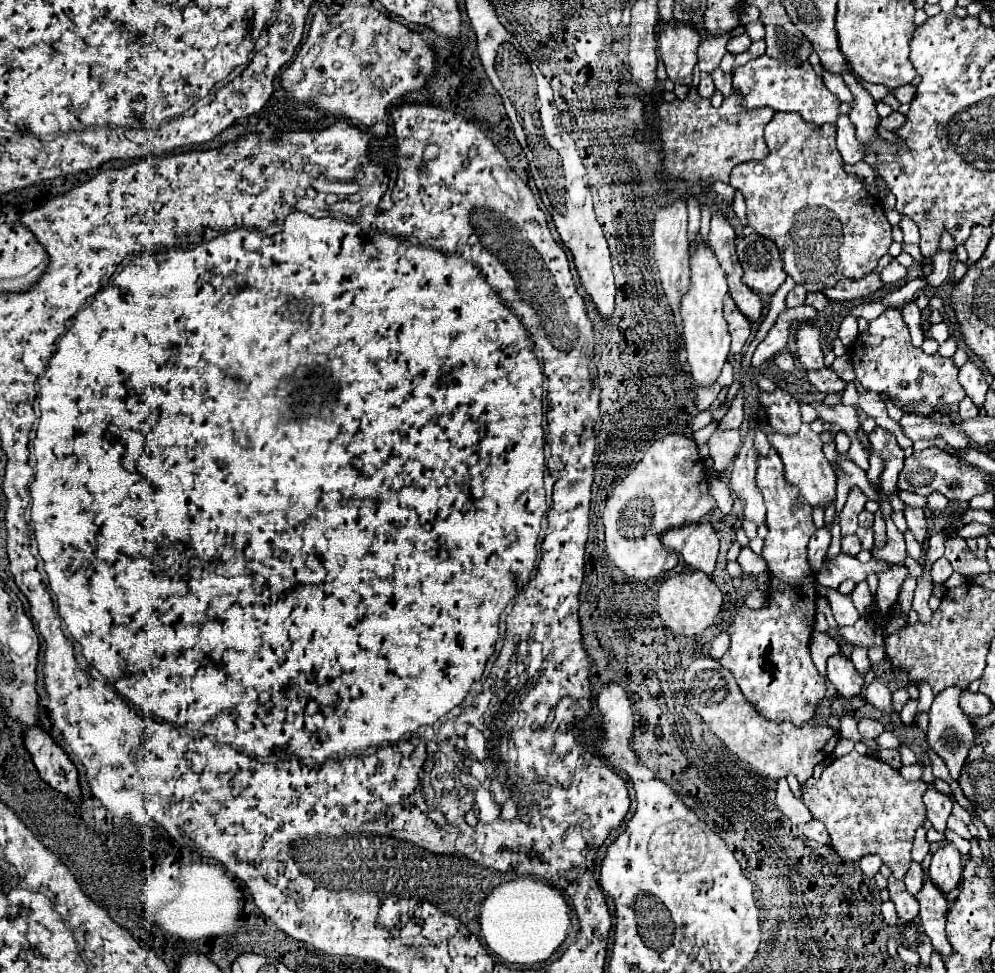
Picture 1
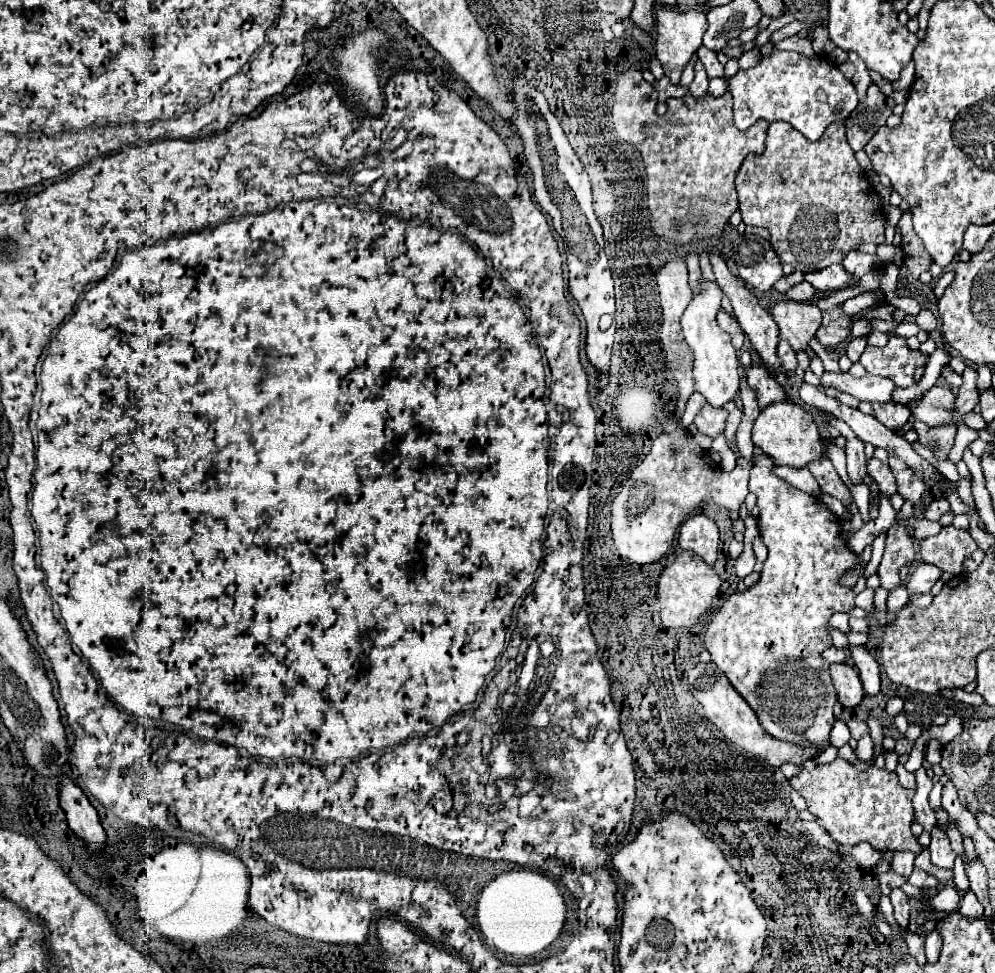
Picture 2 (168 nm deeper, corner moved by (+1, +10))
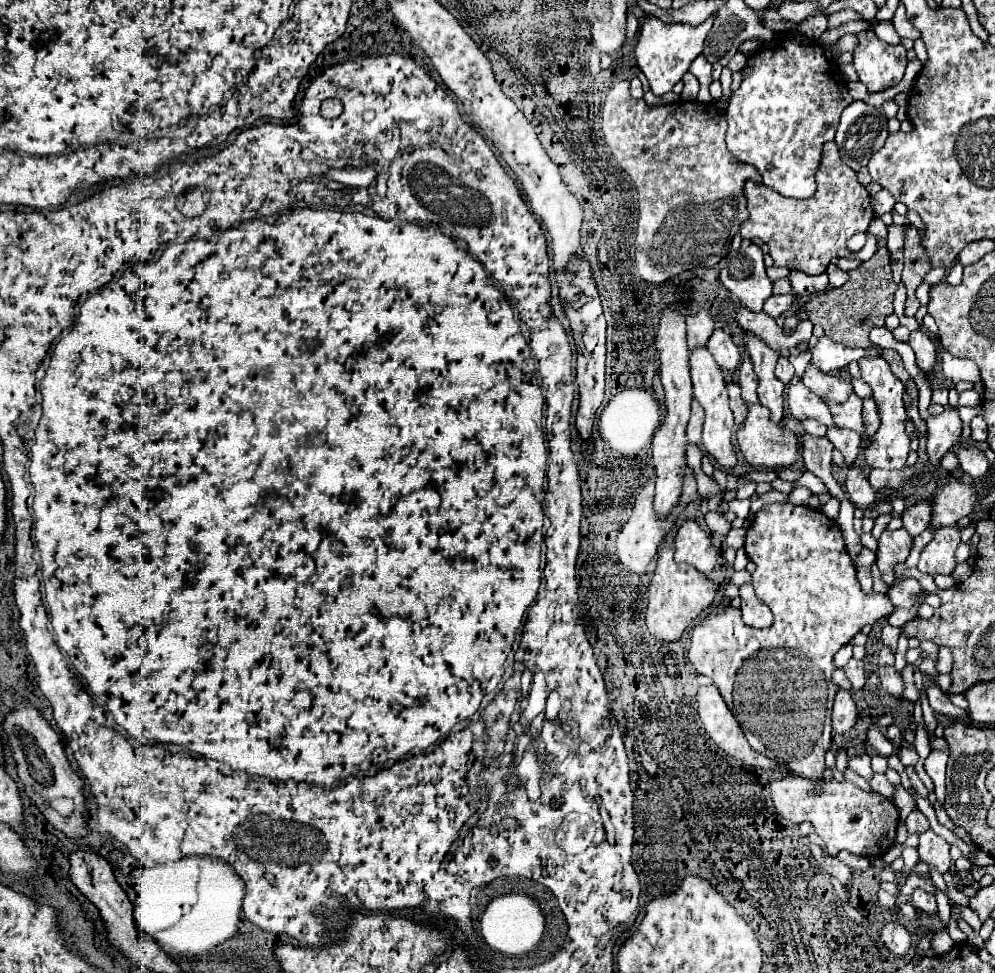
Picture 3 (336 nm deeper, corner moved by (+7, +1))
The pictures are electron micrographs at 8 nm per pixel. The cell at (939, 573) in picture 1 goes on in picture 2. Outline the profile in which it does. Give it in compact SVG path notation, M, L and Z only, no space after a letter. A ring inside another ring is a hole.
M919 564L913 570L913 574L907 580L907 584L905 584L909 596L913 596L913 594L929 594L933 584L939 580L939 576L941 576L939 568L931 566L931 564Z

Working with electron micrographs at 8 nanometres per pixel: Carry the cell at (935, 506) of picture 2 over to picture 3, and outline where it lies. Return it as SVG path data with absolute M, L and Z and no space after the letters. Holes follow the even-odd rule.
M921 501L921 503L917 503L917 505L913 505L913 507L909 507L905 513L903 513L903 527L913 535L913 537L917 537L917 535L921 535L927 527L929 527L929 523L931 523L931 503L927 503L927 501Z

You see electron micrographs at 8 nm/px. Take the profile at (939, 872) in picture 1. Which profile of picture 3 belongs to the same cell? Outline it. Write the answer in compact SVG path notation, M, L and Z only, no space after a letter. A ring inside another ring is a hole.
M931 829L927 833L921 833L919 837L919 859L931 867L935 867L939 873L945 873L951 865L949 857L949 845L945 839L935 835Z

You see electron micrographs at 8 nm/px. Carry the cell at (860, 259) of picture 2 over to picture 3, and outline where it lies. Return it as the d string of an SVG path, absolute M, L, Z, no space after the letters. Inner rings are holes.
M831 263L831 265L827 267L827 275L829 275L831 287L841 287L841 285L845 285L845 283L849 281L849 271L839 269L835 263Z

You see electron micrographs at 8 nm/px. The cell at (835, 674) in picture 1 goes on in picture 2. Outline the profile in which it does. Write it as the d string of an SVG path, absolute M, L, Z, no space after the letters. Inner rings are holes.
M831 664L831 674L838 700L843 708L857 706L865 694L855 668L851 668L849 664Z

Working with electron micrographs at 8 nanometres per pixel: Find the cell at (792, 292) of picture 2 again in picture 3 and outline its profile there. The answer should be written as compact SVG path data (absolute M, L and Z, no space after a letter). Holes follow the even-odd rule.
M787 293L787 295L771 295L771 297L765 301L763 311L769 313L771 317L779 317L779 315L787 313L787 311L793 307L795 299L797 299L797 297L795 297L793 293Z

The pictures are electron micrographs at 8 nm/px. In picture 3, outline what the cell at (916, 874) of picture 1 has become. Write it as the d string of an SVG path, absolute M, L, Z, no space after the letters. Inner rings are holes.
M915 889L915 893L911 895L911 903L915 909L927 913L927 915L933 915L937 911L937 903L935 903L935 897L923 889Z

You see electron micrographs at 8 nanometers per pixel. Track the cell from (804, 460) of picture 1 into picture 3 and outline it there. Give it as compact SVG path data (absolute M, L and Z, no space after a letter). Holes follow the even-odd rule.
M747 405L747 407L749 407L749 413L745 417L745 427L743 431L737 433L737 443L743 453L743 459L753 467L765 467L765 469L791 467L799 459L801 437L789 427L785 427L783 423L775 425L775 421L771 421L763 405Z

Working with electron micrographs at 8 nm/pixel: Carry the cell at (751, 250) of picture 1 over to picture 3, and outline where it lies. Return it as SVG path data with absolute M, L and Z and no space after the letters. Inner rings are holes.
M755 243L741 247L739 251L731 251L719 279L751 311L761 311L773 289L773 283L765 273L763 251Z

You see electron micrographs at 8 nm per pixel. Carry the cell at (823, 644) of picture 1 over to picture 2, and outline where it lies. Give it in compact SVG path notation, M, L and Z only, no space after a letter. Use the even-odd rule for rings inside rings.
M827 648L827 652L823 652L823 660L827 660L829 664L843 664L845 662L845 650L839 650L839 648Z

